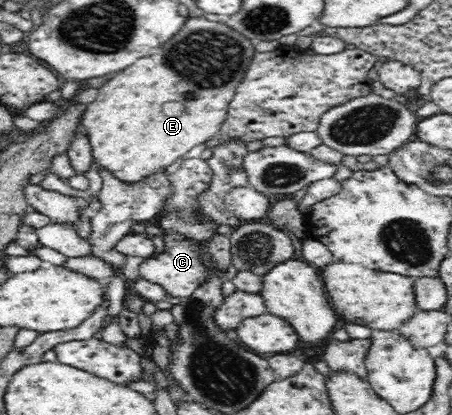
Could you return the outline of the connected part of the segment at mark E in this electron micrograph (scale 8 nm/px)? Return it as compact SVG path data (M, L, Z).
M192 16L192 18L188 17L185 20L178 34L176 34L172 40L168 40L166 44L162 44L162 46L156 50L156 54L146 56L146 58L140 58L136 64L128 66L126 70L112 74L108 82L104 81L104 84L97 88L98 98L96 98L92 104L88 104L88 106L85 107L82 120L80 120L80 128L78 128L78 131L84 129L86 135L90 135L92 154L94 155L93 160L98 165L98 168L108 167L114 175L118 175L120 179L124 179L124 181L128 183L138 182L140 179L157 170L175 167L180 161L180 158L187 152L190 152L194 146L208 142L208 139L211 139L220 130L223 122L228 118L228 108L234 98L236 86L242 82L251 60L256 53L254 45L255 43L252 42L252 39L232 29L232 27L226 24L223 18L218 22L211 22L203 16Z

